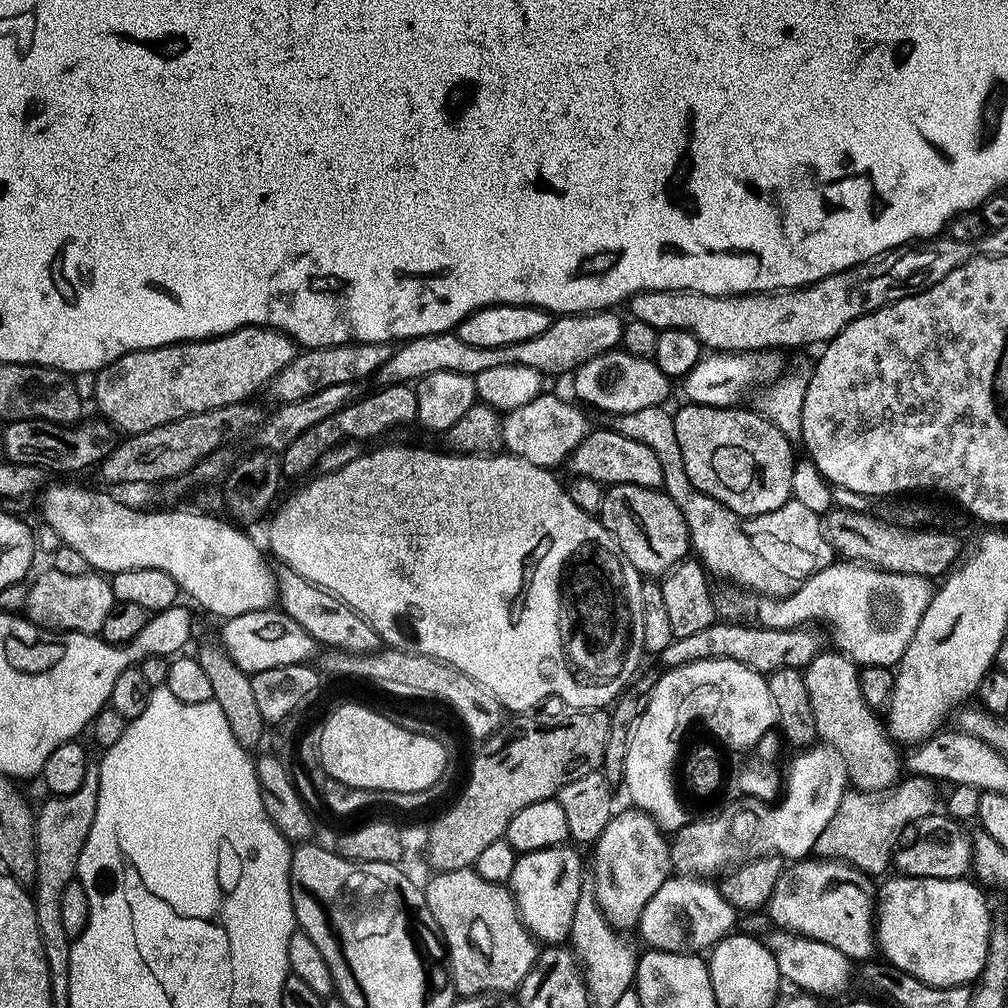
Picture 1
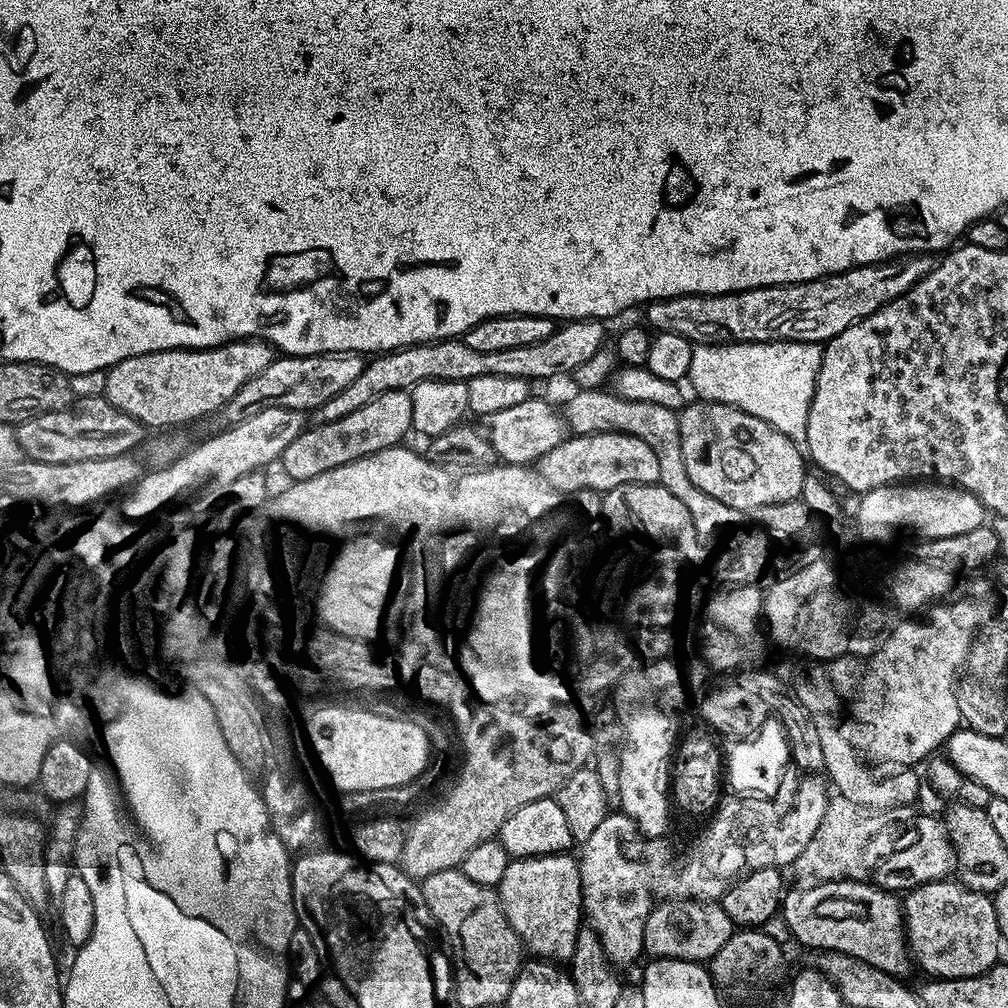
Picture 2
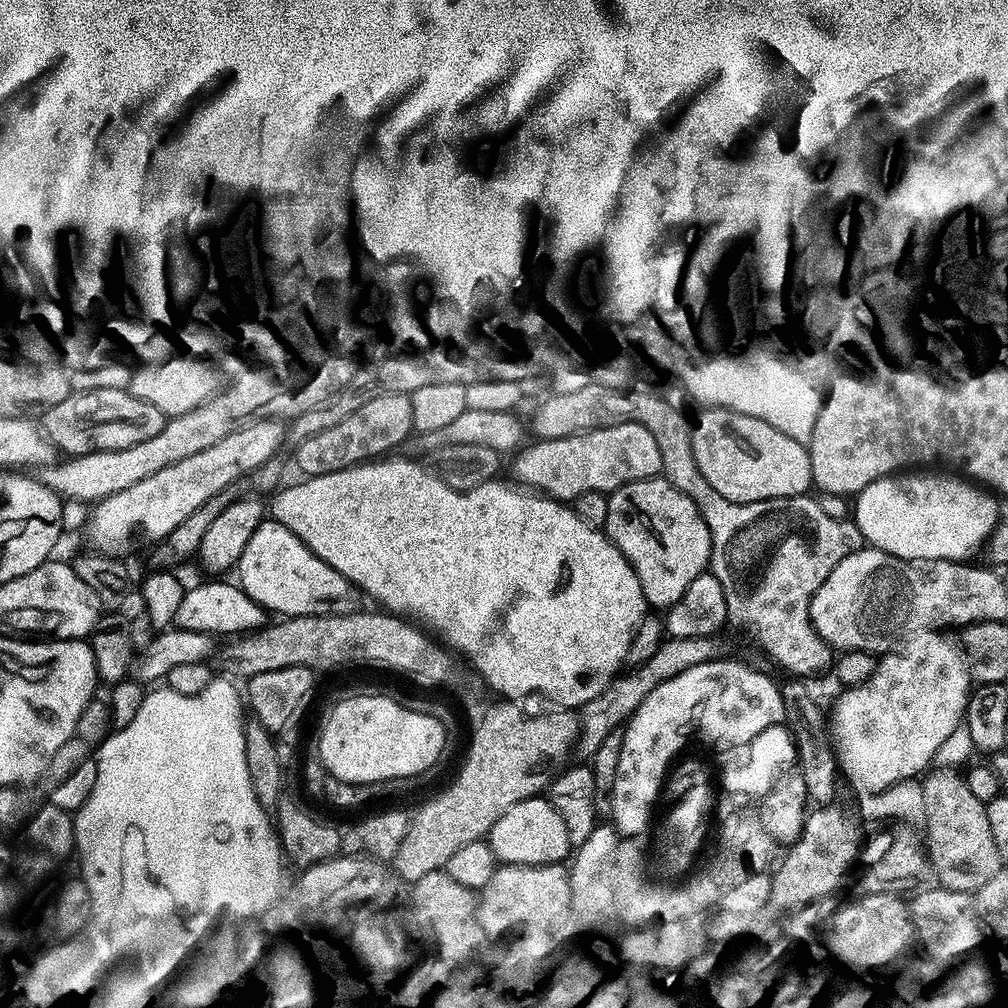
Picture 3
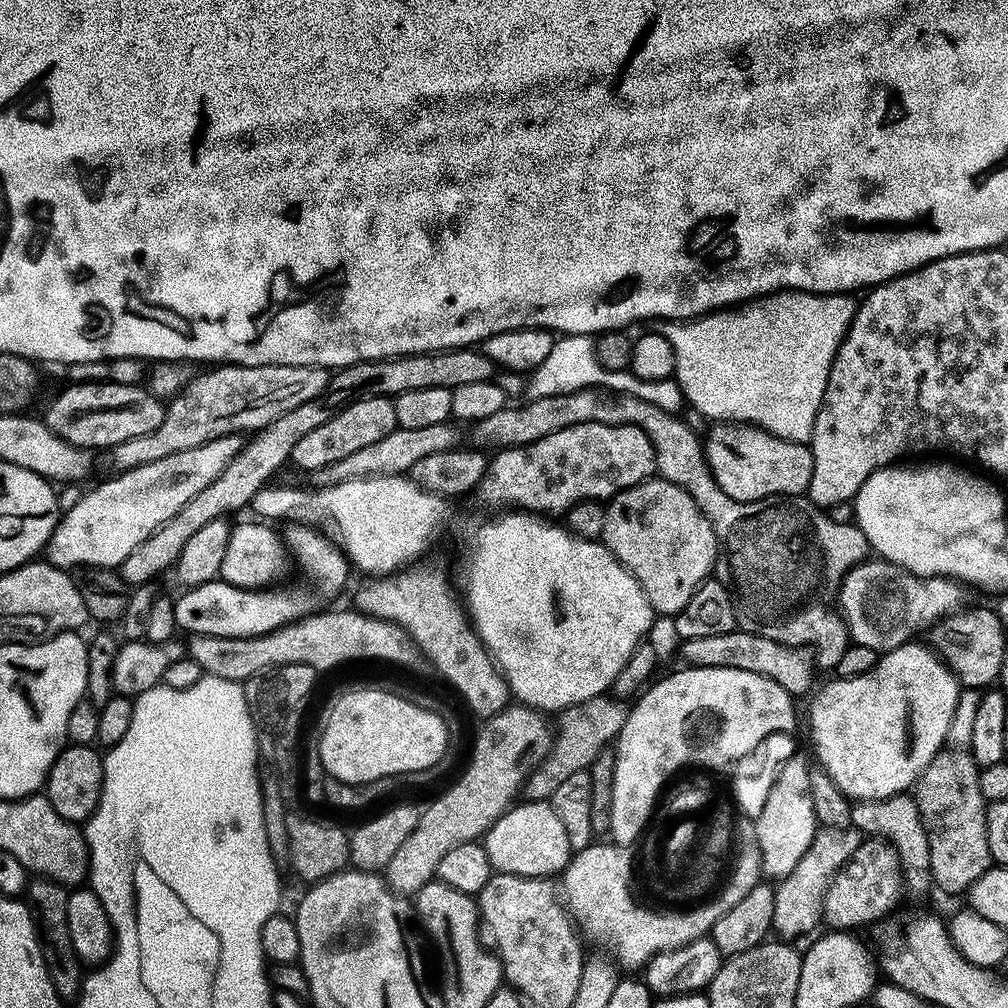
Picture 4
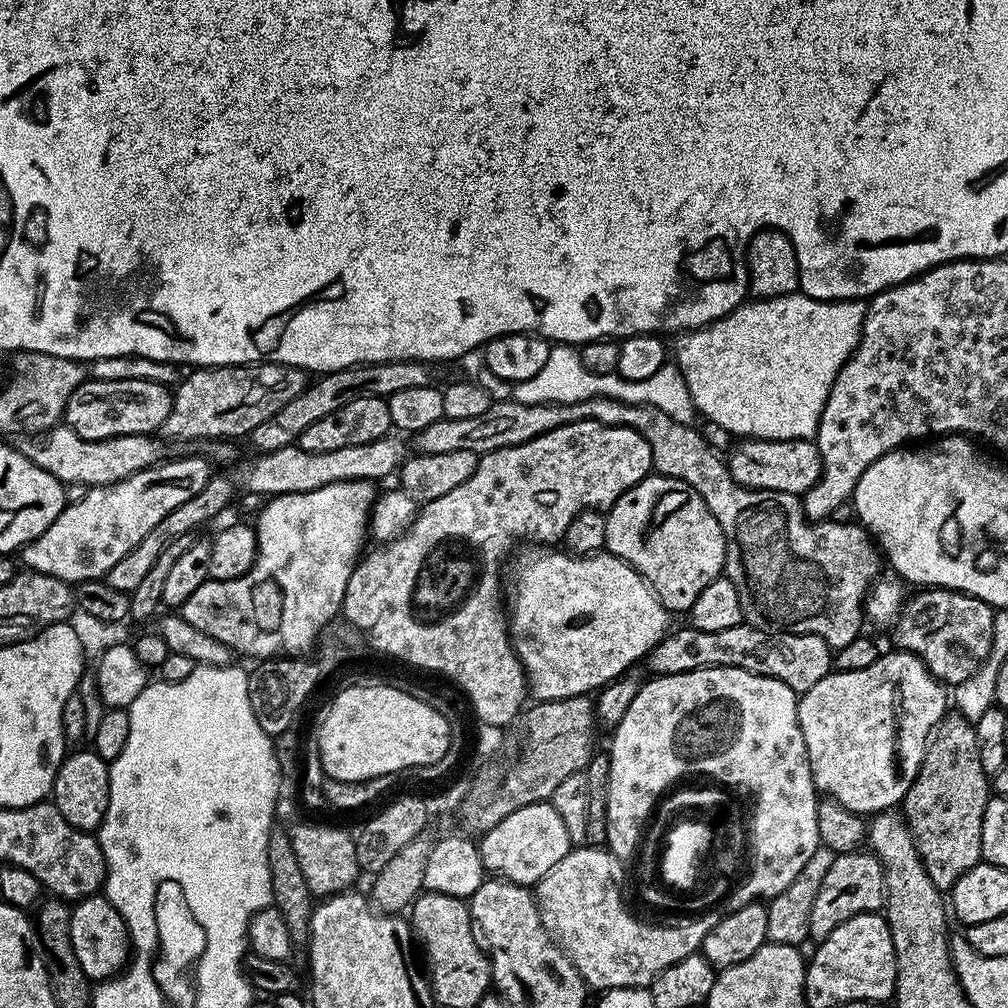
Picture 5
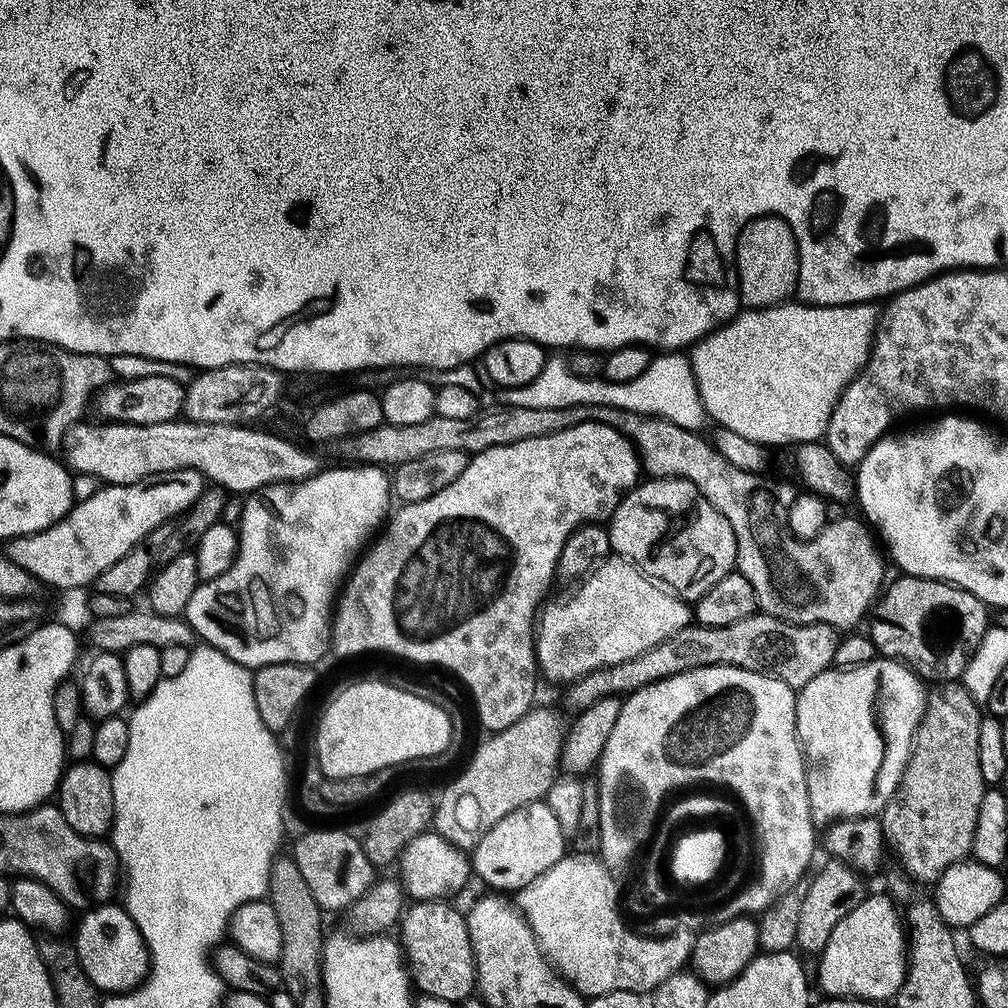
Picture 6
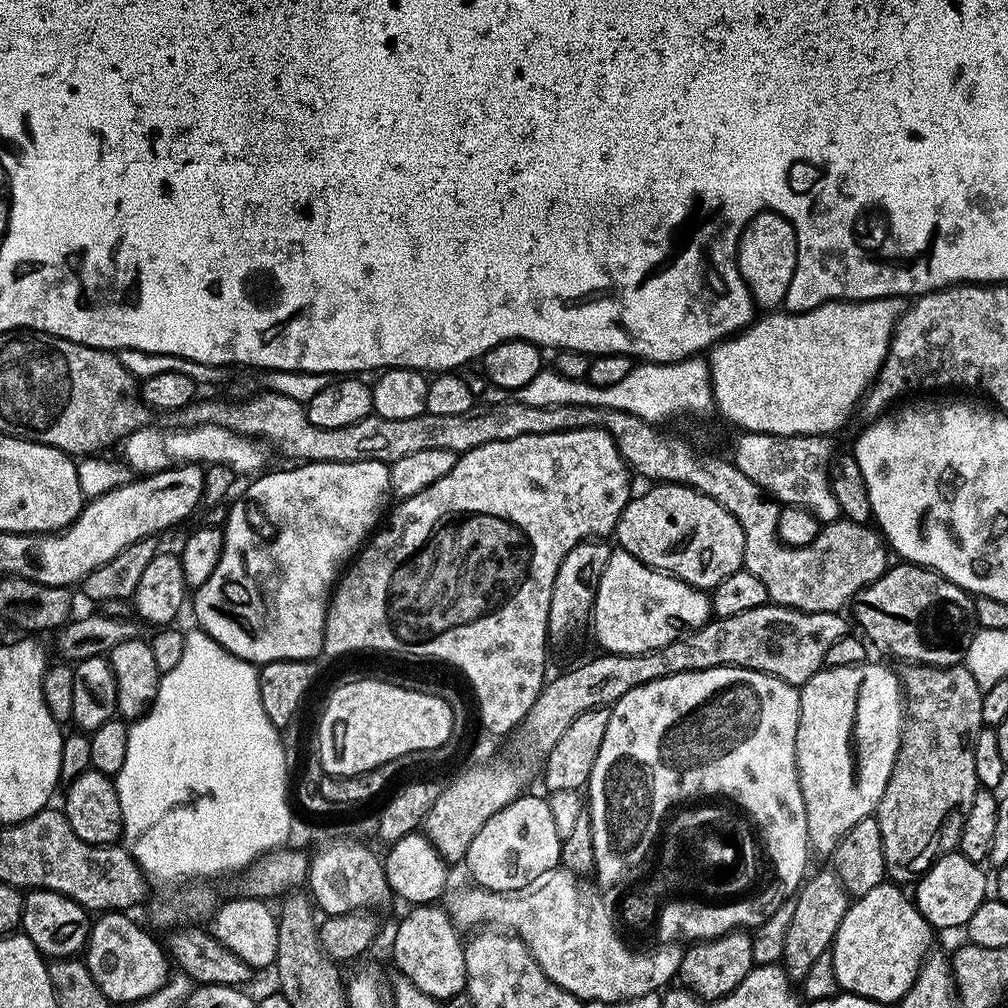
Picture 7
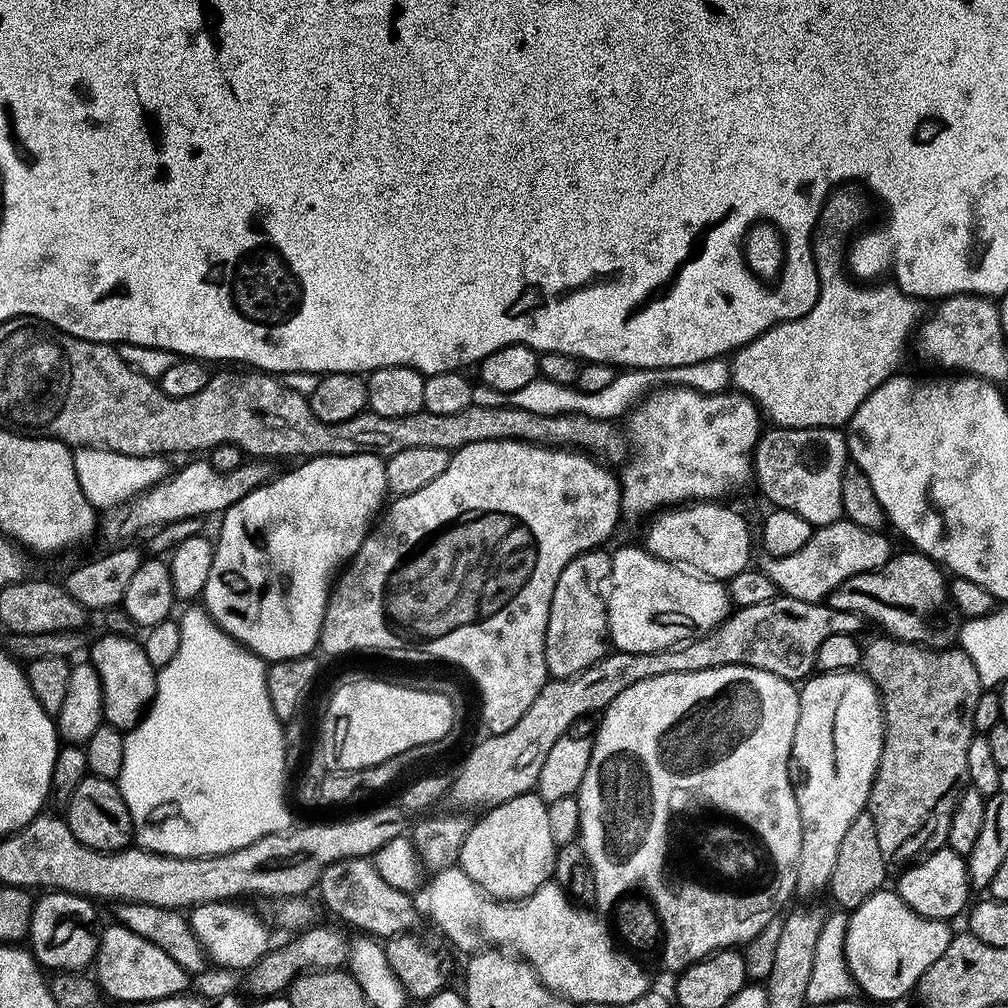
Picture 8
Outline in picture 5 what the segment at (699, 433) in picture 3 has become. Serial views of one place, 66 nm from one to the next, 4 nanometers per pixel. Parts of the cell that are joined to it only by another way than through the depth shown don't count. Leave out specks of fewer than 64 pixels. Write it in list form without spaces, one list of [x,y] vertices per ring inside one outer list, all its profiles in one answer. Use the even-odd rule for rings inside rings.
[[[744,438],[736,449],[731,449],[732,457],[726,463],[730,474],[744,488],[761,488],[785,492],[799,497],[809,492],[820,480],[824,464],[820,460],[820,451],[811,439],[807,440],[754,440]]]

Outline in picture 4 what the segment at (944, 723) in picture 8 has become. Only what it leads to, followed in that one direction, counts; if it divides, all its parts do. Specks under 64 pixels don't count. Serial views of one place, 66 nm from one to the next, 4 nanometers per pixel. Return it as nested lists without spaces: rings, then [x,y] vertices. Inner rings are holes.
[[[948,746],[934,757],[930,766],[926,766],[926,770],[914,785],[914,799],[930,844],[930,870],[933,885],[937,889],[940,887],[944,892],[964,894],[975,880],[982,878],[984,871],[992,864],[992,855],[990,846],[986,842],[988,810],[986,801],[982,798],[982,788],[978,786],[980,768],[974,762],[971,751],[961,748]]]

